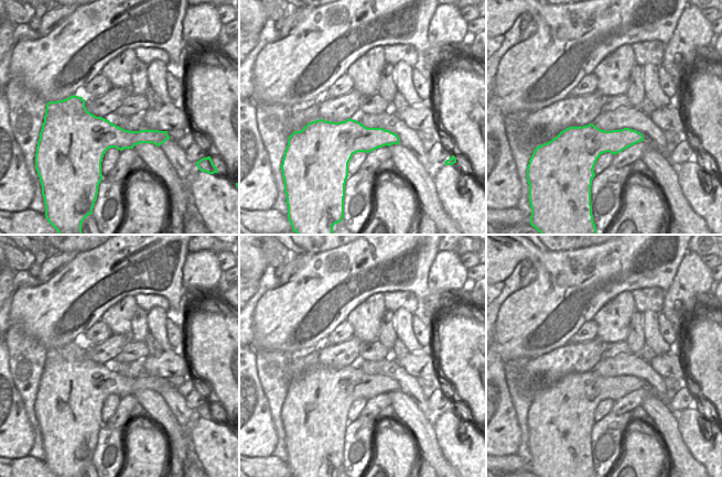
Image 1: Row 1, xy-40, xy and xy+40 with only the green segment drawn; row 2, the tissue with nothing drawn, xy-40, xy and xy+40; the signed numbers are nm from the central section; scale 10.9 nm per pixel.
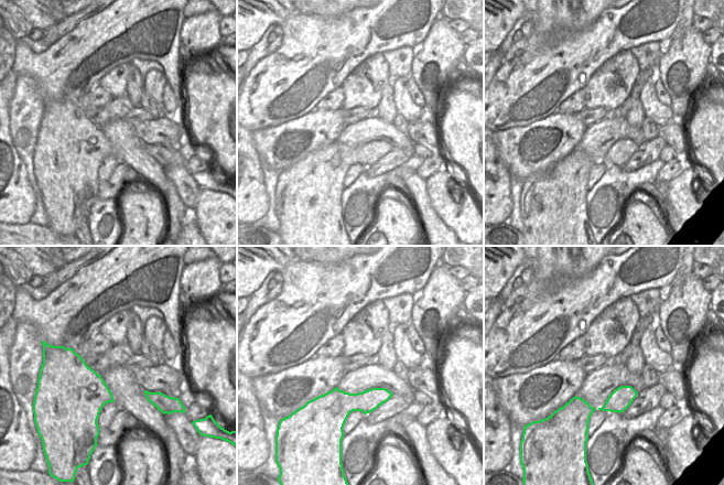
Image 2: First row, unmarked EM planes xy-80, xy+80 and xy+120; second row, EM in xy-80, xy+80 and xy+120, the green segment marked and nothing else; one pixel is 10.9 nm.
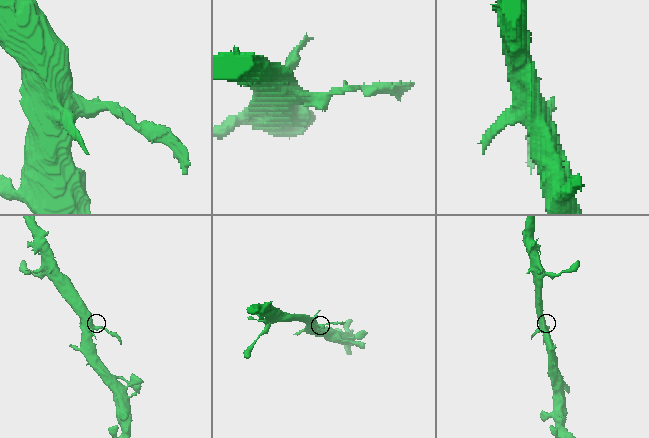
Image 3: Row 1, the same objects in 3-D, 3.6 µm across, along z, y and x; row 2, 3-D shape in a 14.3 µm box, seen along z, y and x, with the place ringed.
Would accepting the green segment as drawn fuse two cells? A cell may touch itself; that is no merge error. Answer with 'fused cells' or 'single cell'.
fused cells

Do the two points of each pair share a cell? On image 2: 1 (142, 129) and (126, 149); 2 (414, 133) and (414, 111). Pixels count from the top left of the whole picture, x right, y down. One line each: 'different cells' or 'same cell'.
1: different cells
2: different cells

